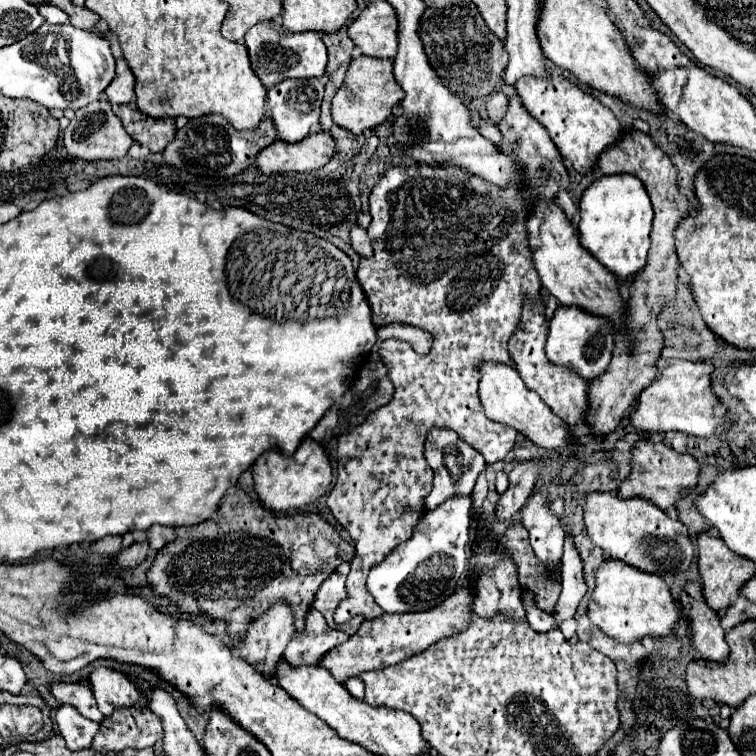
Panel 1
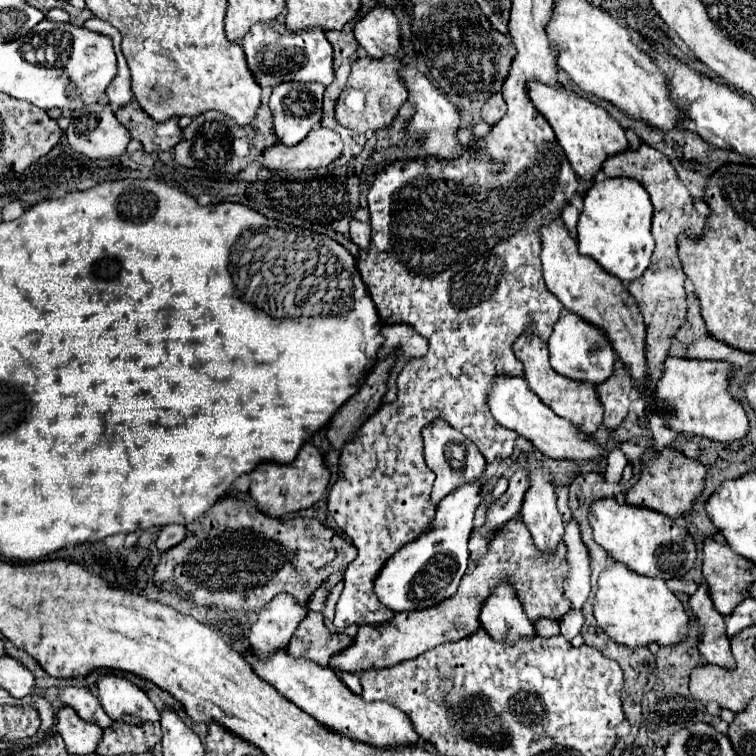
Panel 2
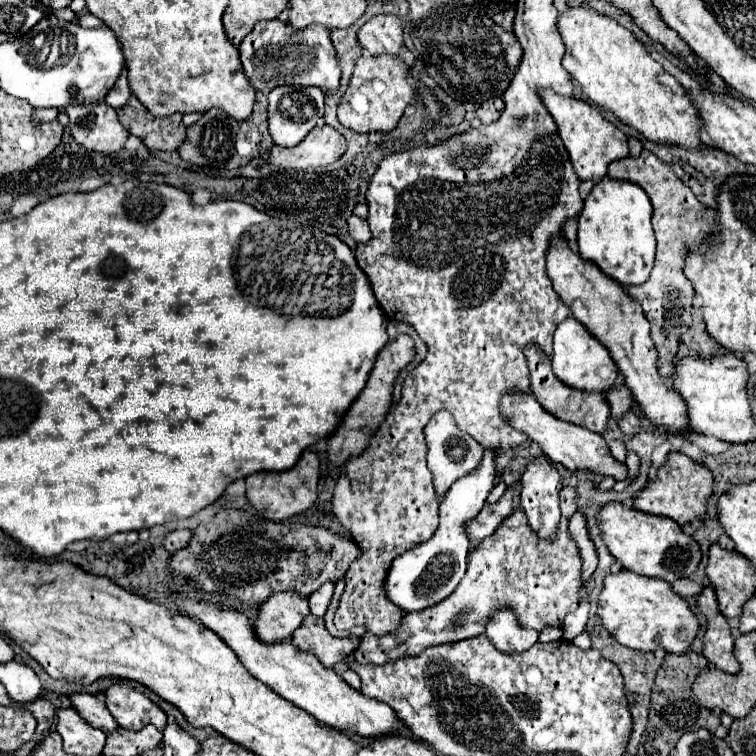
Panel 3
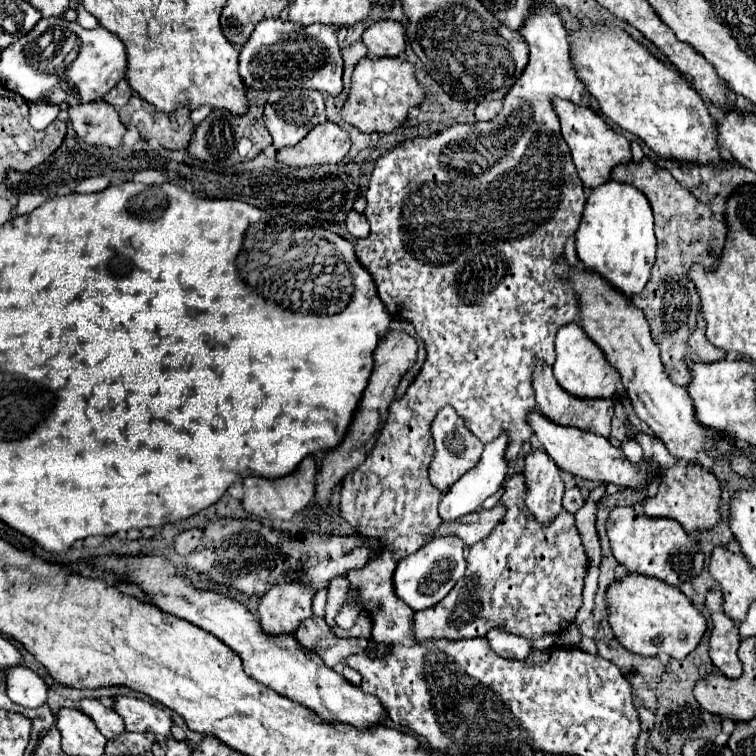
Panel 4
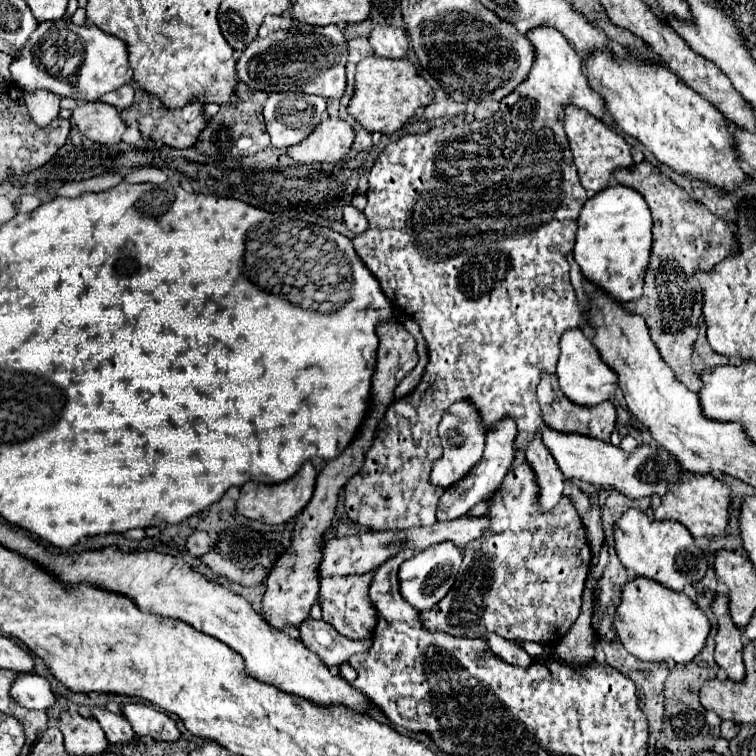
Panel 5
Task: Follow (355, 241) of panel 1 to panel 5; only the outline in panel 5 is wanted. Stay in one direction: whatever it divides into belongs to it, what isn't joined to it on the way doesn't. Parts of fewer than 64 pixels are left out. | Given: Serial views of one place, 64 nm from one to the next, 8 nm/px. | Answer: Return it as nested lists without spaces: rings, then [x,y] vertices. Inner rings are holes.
[[[352,204],[344,208],[344,222],[346,222],[346,226],[348,226],[348,230],[352,234],[360,234],[360,232],[364,232],[368,228],[366,216],[360,210],[356,210]]]

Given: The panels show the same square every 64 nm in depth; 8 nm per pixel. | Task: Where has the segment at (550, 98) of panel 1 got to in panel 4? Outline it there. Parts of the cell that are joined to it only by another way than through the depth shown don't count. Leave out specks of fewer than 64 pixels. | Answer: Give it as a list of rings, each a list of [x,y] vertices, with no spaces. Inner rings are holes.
[[[554,100],[554,108],[556,114],[560,116],[560,124],[562,124],[562,136],[570,146],[578,176],[582,180],[584,186],[588,188],[596,188],[600,184],[606,184],[610,180],[610,172],[614,166],[618,164],[628,164],[632,160],[630,154],[630,142],[614,132],[602,116],[598,116],[592,108],[584,108],[578,106],[570,100]]]

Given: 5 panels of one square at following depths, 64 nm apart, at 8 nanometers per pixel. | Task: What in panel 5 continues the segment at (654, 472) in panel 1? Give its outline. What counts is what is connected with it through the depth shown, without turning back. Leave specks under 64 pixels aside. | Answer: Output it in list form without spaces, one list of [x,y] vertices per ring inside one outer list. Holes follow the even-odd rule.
[[[684,472],[684,480],[670,488],[668,496],[662,498],[662,504],[654,510],[656,520],[676,520],[684,524],[694,538],[702,536],[726,536],[728,520],[730,520],[730,486],[716,480],[714,476],[694,476]]]

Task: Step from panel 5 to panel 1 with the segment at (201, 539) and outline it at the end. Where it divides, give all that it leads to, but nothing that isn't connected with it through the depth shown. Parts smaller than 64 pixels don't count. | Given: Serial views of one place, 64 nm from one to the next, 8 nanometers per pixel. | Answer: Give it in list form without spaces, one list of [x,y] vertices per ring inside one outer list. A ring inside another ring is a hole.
[[[152,526],[152,528],[146,532],[146,536],[148,536],[148,542],[150,542],[150,546],[152,546],[154,550],[164,548],[168,542],[172,542],[172,540],[176,538],[174,528],[170,528],[170,526]]]

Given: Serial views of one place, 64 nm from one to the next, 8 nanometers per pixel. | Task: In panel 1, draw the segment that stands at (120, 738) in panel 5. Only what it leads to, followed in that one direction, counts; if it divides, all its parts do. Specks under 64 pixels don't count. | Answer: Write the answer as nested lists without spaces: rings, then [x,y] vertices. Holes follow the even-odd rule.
[[[60,682],[60,684],[54,684],[52,686],[52,694],[54,694],[54,698],[58,702],[74,706],[88,720],[94,720],[94,722],[102,722],[104,720],[104,714],[98,710],[90,686],[86,686],[86,684],[66,684],[66,682]]]

